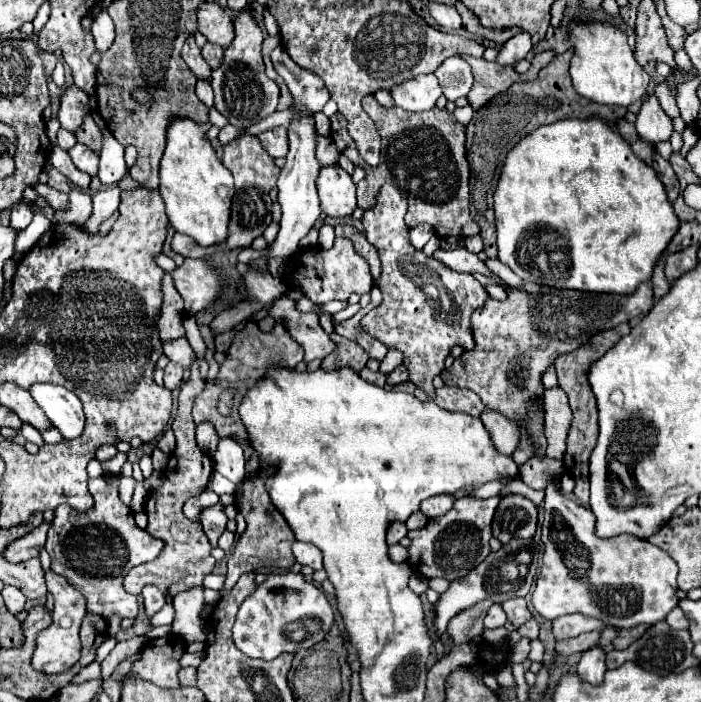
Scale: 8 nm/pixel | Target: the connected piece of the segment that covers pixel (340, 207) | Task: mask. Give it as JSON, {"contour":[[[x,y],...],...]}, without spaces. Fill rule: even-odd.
{"contour":[[[322,166],[316,180],[322,212],[332,218],[350,216],[356,208],[356,186],[352,176],[338,166]]]}

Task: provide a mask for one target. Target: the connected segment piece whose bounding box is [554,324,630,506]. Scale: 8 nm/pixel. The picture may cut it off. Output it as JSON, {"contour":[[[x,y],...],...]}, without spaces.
{"contour":[[[622,324],[618,328],[612,328],[612,330],[606,330],[606,332],[600,332],[596,336],[590,338],[588,344],[580,346],[578,350],[574,352],[566,352],[566,354],[560,354],[554,362],[556,366],[556,372],[558,372],[558,384],[560,388],[568,394],[568,400],[570,400],[570,408],[574,408],[574,420],[572,420],[572,426],[570,426],[570,432],[568,432],[568,440],[566,440],[566,454],[564,454],[564,468],[566,472],[570,472],[576,480],[576,488],[574,488],[574,494],[576,498],[580,500],[582,506],[588,504],[588,458],[590,458],[590,452],[594,450],[594,442],[598,438],[598,422],[596,422],[596,416],[598,416],[598,408],[596,408],[596,398],[594,398],[594,392],[590,388],[590,382],[588,382],[588,372],[590,372],[590,364],[594,364],[594,360],[602,358],[622,336],[626,336],[630,332],[630,326],[628,324]]]}

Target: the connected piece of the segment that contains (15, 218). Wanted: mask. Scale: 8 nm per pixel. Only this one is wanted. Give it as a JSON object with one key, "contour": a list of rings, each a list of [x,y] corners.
{"contour":[[[18,202],[12,206],[12,214],[10,214],[10,226],[16,230],[22,230],[30,224],[32,220],[32,210],[28,208],[26,202]]]}

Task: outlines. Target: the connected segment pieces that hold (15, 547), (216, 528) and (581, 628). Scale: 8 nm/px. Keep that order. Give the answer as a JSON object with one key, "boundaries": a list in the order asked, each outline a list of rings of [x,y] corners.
{"boundaries":[[[[44,522],[42,526],[34,528],[34,530],[28,532],[26,536],[14,540],[14,542],[6,548],[6,552],[4,552],[6,560],[10,560],[10,562],[24,562],[24,560],[36,558],[36,556],[40,554],[40,550],[44,548],[48,528],[50,528],[50,522]]],[[[222,502],[206,508],[206,510],[200,514],[200,520],[202,520],[202,528],[204,528],[210,544],[216,546],[216,544],[218,544],[218,538],[220,538],[220,534],[224,532],[224,528],[226,528],[228,522],[228,518],[226,514],[224,514]]],[[[568,614],[568,616],[560,616],[552,622],[552,634],[556,640],[566,640],[566,638],[574,638],[584,632],[602,630],[604,626],[606,624],[602,624],[600,620],[594,620],[588,616],[578,616],[578,614]]]]}

